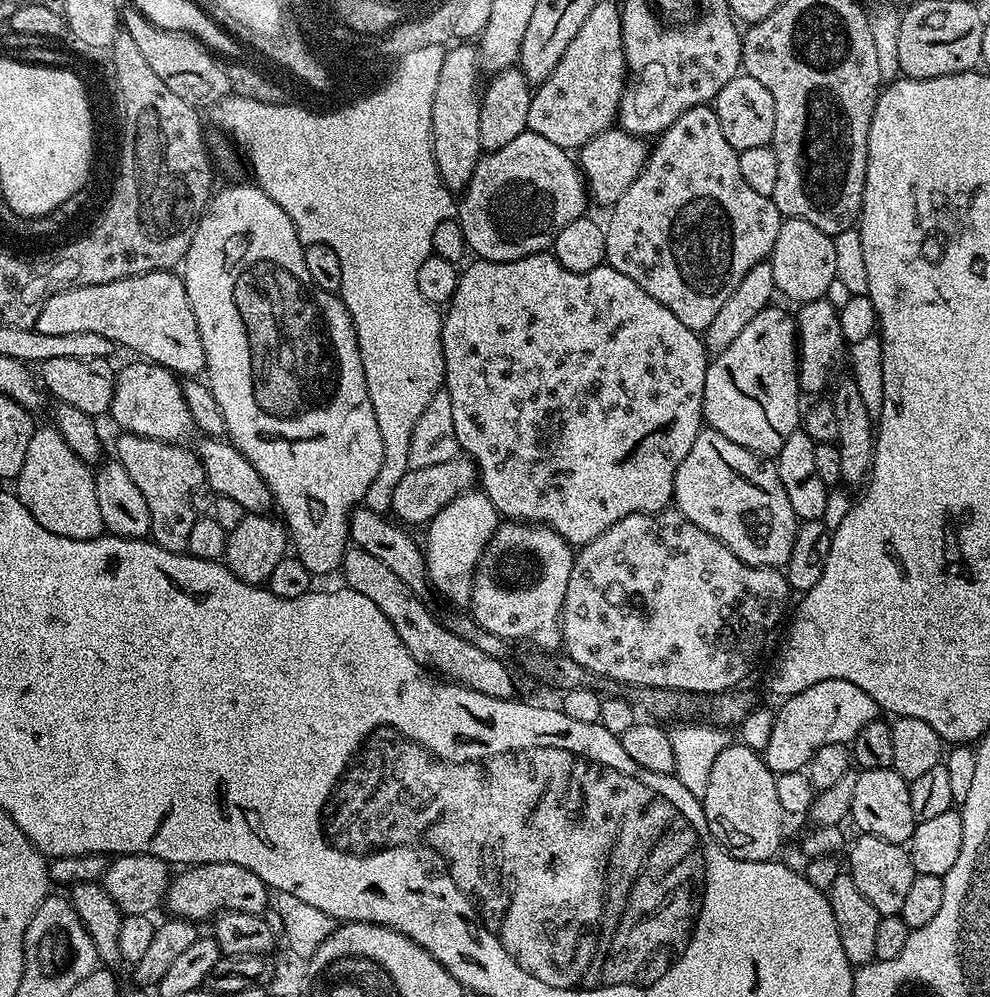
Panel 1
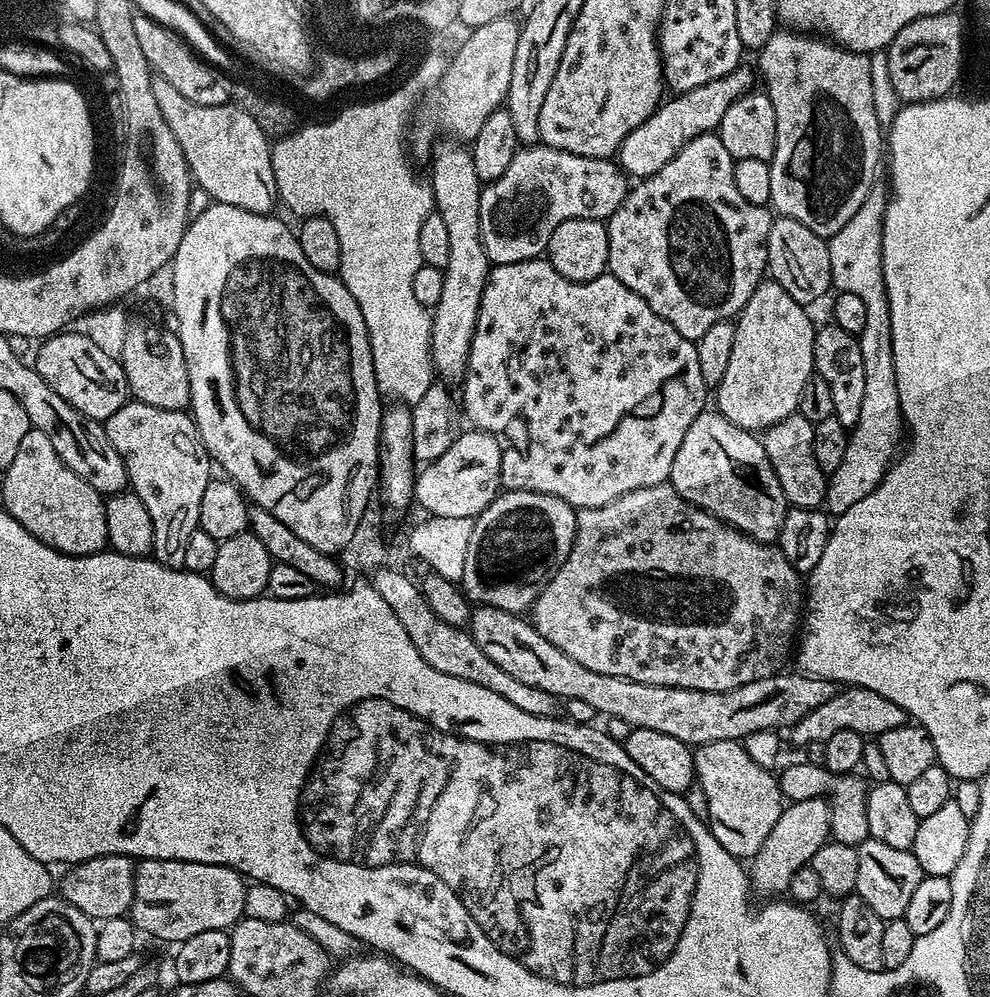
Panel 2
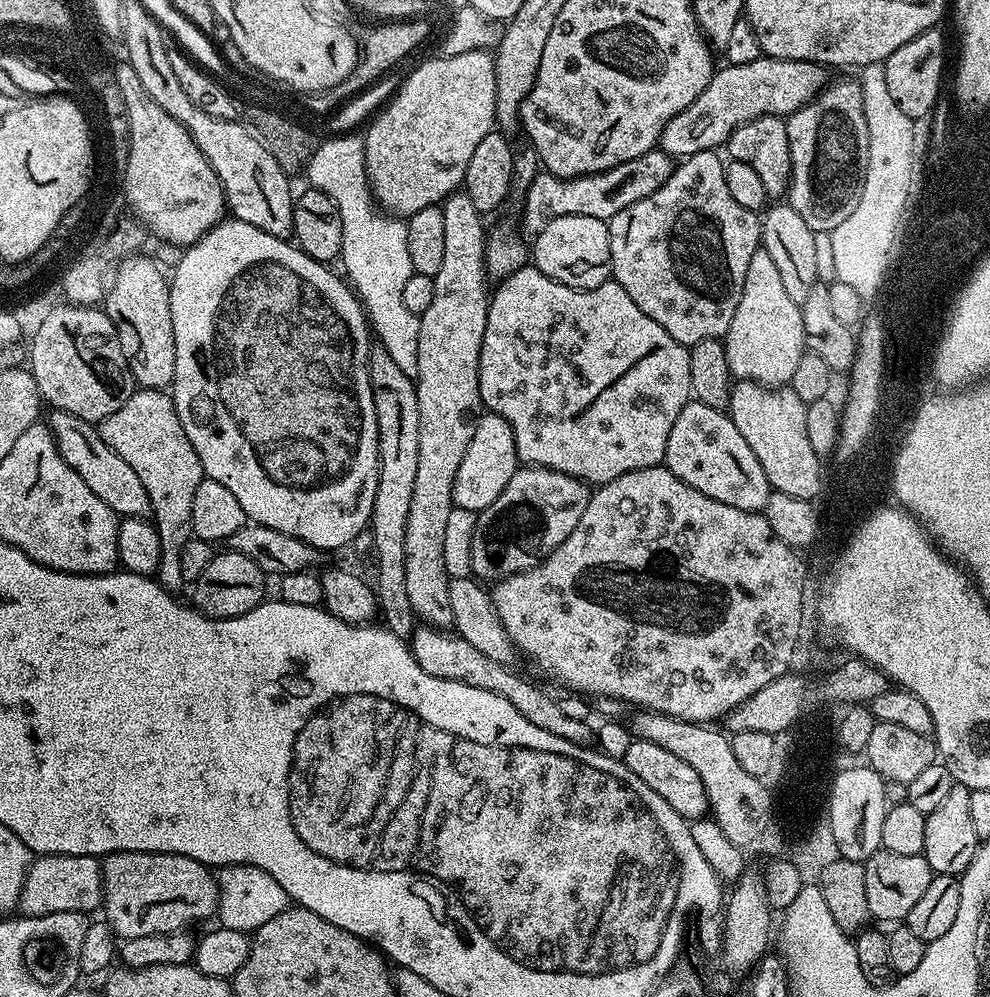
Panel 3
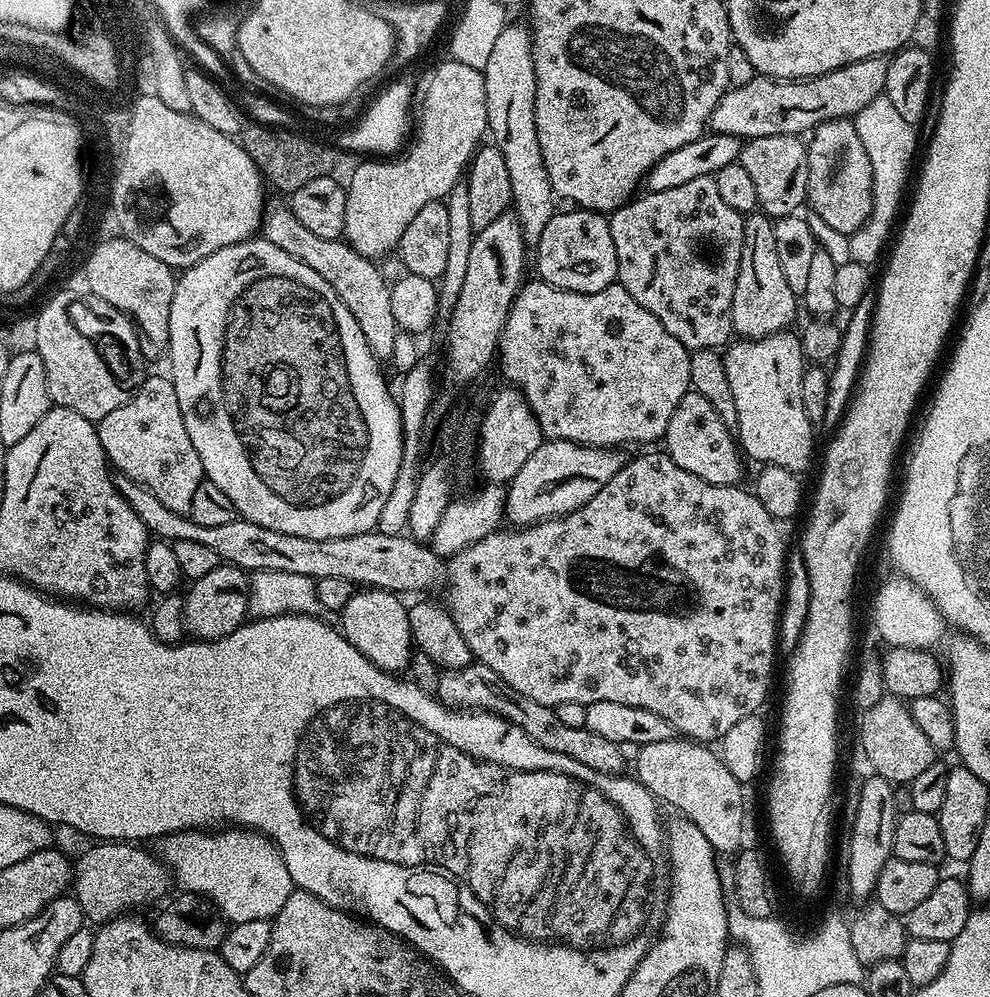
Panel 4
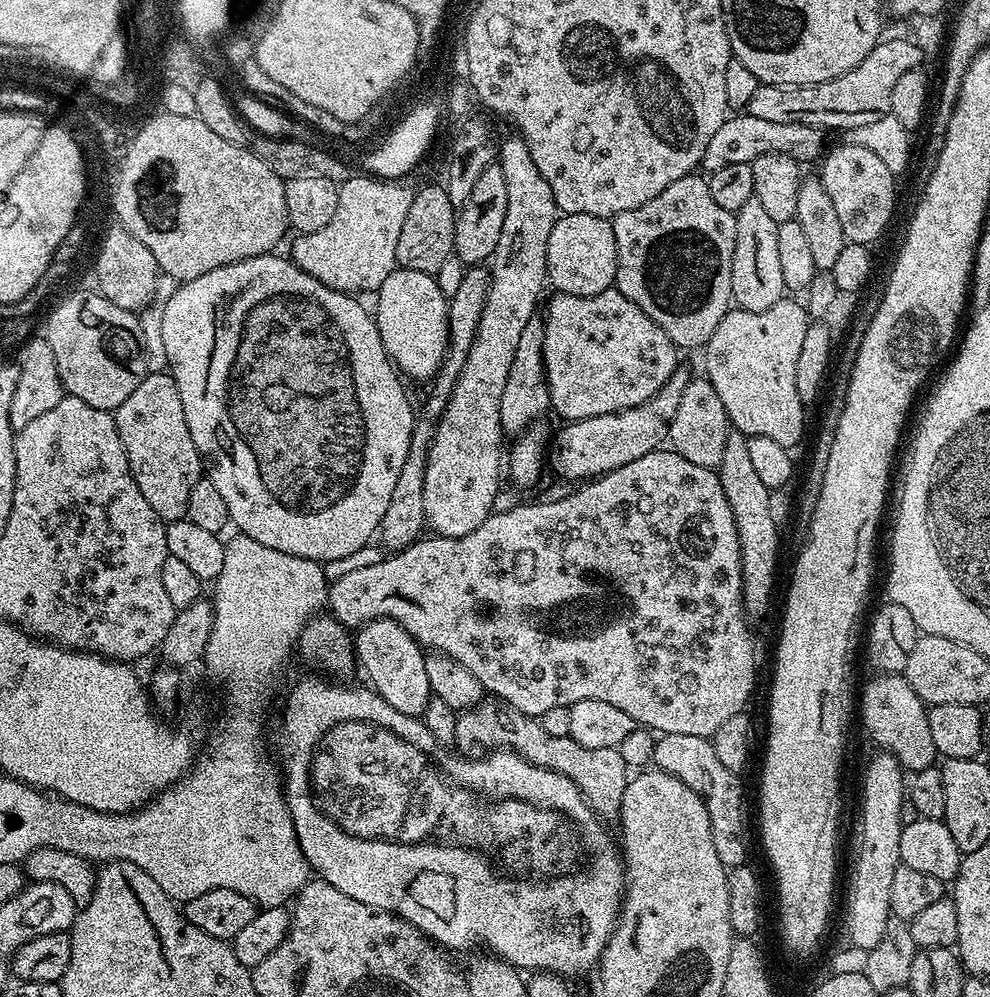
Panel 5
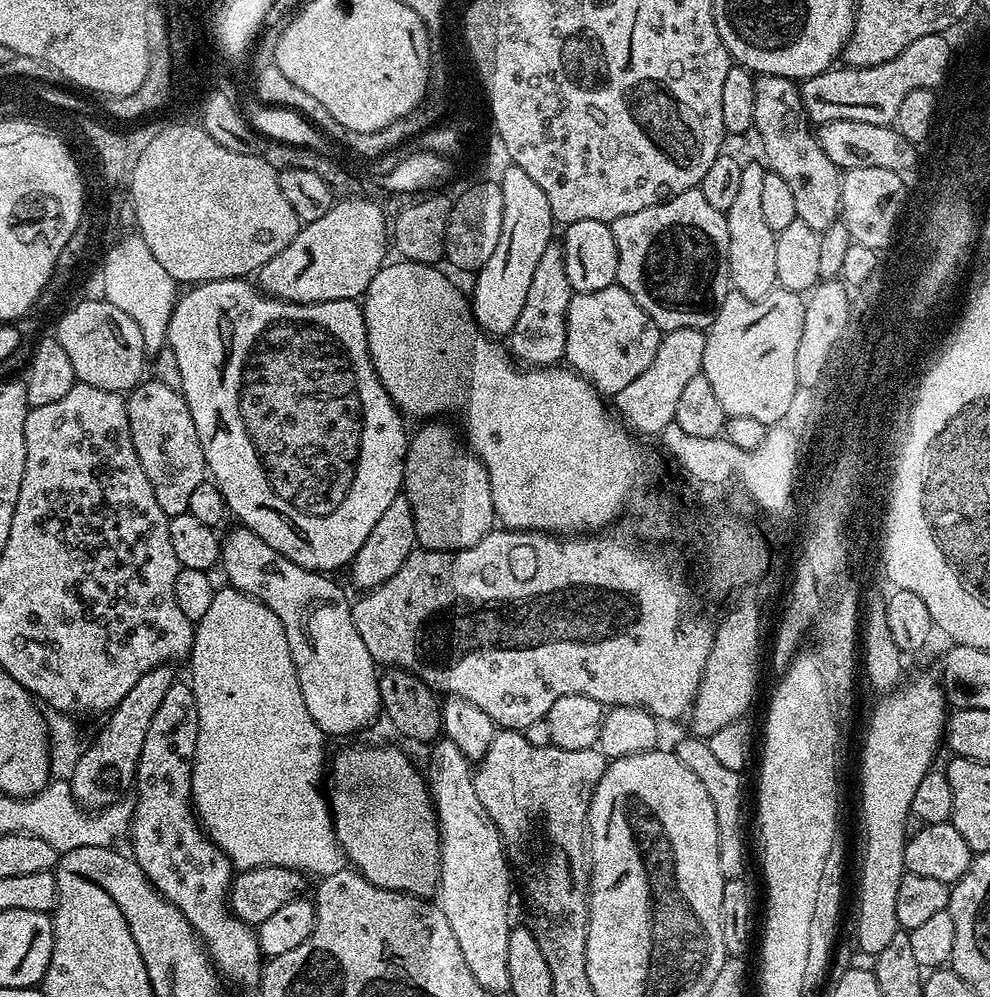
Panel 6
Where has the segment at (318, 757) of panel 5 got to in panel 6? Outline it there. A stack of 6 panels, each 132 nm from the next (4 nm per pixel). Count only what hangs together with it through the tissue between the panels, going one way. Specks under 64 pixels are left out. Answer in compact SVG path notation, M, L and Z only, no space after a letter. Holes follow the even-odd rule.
M356 744L353 748L342 749L333 760L331 757L330 780L331 776L332 829L336 831L336 840L347 863L374 886L431 897L437 891L440 878L440 826L436 822L436 810L425 777L412 769L411 758L400 748Z

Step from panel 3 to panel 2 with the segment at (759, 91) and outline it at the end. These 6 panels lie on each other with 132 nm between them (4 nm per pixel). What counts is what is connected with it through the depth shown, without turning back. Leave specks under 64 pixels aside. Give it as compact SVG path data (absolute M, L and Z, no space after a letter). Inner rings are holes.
M738 67L722 78L714 78L714 82L706 82L706 86L673 95L673 100L665 99L656 112L650 114L646 122L642 122L642 126L630 130L630 134L626 134L626 138L620 143L620 167L632 178L653 176L658 174L658 170L662 170L662 166L666 166L666 162L670 162L670 158L674 158L674 154L678 154L678 150L682 150L685 142L707 132L716 132L722 122L722 114L730 110L738 97L753 91L754 72L749 68Z

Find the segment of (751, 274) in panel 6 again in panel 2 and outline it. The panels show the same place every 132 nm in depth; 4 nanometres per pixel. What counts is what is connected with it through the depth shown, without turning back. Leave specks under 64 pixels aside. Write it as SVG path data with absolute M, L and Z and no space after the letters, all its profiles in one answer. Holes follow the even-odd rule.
M768 278L750 294L746 306L735 317L734 350L722 382L714 389L715 411L734 422L734 426L759 433L799 409L802 386L814 375L817 329L804 312L805 305L790 298L780 284Z

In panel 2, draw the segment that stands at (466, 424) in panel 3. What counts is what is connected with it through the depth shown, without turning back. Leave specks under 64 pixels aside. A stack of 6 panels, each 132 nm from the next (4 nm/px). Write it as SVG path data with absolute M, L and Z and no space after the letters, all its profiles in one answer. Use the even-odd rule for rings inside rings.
M444 138L435 145L432 160L432 202L434 211L442 218L450 241L450 258L444 267L442 296L431 309L432 333L430 354L435 375L448 386L459 385L466 374L470 342L474 326L478 322L478 306L482 302L482 290L488 281L490 265L482 246L478 230L478 202L482 181L474 171L474 158L463 143Z

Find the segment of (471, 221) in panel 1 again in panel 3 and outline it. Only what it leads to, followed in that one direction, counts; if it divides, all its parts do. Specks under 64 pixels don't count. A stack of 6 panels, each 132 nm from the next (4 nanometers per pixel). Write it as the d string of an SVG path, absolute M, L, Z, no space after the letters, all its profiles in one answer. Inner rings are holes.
M653 150L638 158L630 158L630 162L622 162L622 166L614 166L610 170L589 176L575 176L569 180L541 171L528 187L528 193L522 197L525 228L523 231L535 234L542 231L554 218L570 214L582 214L586 218L598 218L605 222L612 220L618 210L626 210L626 206L634 206L634 202L650 198L650 194L654 194L654 190L658 190L658 186L662 186L662 182L670 178L673 167L673 157L665 152Z

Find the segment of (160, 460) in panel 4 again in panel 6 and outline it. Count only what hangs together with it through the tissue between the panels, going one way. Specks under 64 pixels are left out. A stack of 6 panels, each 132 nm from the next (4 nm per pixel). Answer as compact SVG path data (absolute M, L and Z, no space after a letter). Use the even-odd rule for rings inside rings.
M148 378L137 384L126 396L130 418L130 438L134 442L138 462L142 462L142 470L146 470L146 478L150 478L150 486L154 486L154 498L158 498L158 506L162 506L162 510L169 518L188 511L190 493L198 487L198 482L206 478L206 465L202 446L198 442L198 430L194 430L194 418L190 418L184 393L173 385L172 388L160 380Z

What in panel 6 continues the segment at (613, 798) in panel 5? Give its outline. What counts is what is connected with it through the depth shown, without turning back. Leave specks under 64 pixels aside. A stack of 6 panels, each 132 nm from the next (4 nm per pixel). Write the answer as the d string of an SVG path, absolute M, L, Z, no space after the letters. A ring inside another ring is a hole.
M497 731L490 750L472 773L478 802L496 823L509 857L528 871L524 896L532 911L530 927L546 960L564 960L562 968L582 974L582 948L588 933L586 825L596 784L609 766L599 747L562 750L530 746L523 731ZM544 819L544 828L540 825ZM544 832L552 845L544 852ZM568 960L568 962L566 962Z

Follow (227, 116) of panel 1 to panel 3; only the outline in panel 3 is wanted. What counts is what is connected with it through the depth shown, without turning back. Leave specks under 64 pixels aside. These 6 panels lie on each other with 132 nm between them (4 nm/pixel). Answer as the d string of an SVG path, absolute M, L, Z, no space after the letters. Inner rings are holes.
M336 134L332 141L317 147L315 154L308 159L306 173L307 183L313 188L322 190L338 206L338 214L342 214L342 250L339 259L344 260L344 272L347 283L354 289L370 323L371 331L378 339L379 347L390 354L390 359L401 368L402 374L415 377L418 370L418 326L420 317L402 302L402 290L406 282L414 275L410 262L410 250L406 243L407 223L401 217L383 211L372 195L372 187L368 185L366 174L366 158L364 157L364 141L356 134Z

